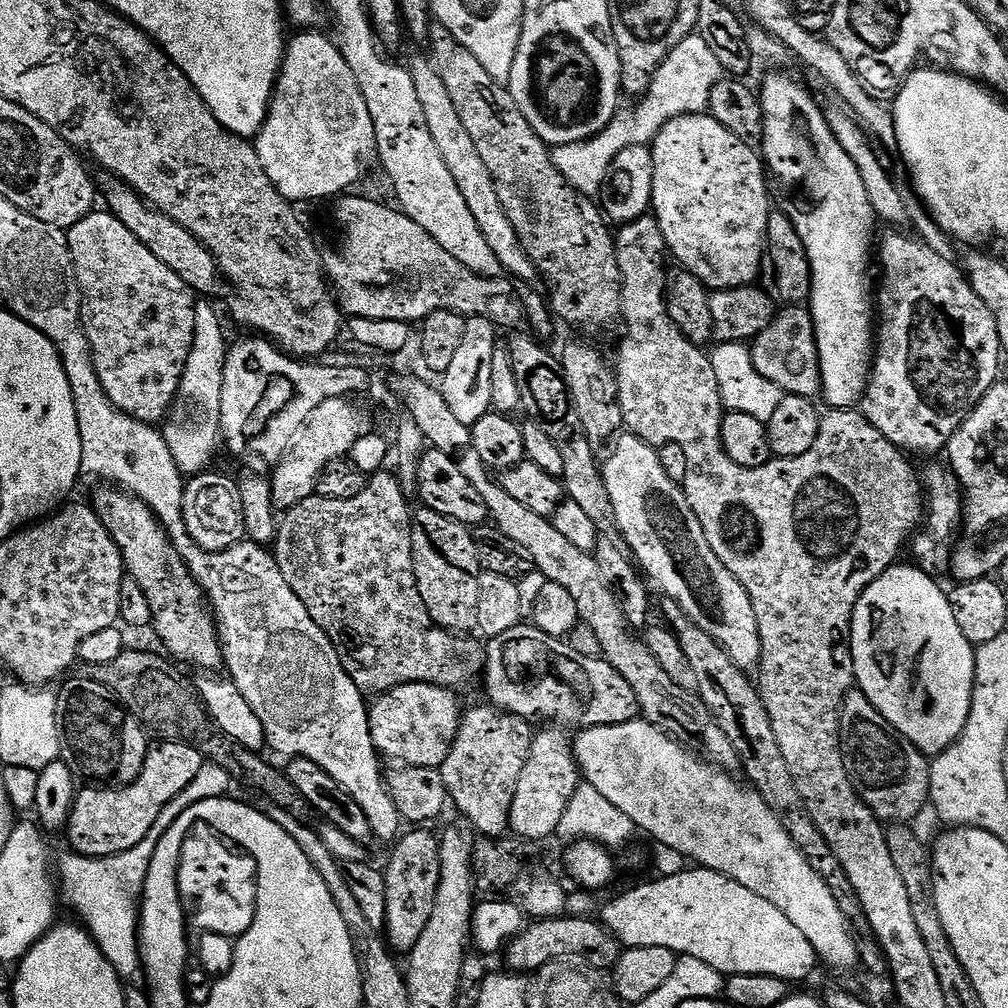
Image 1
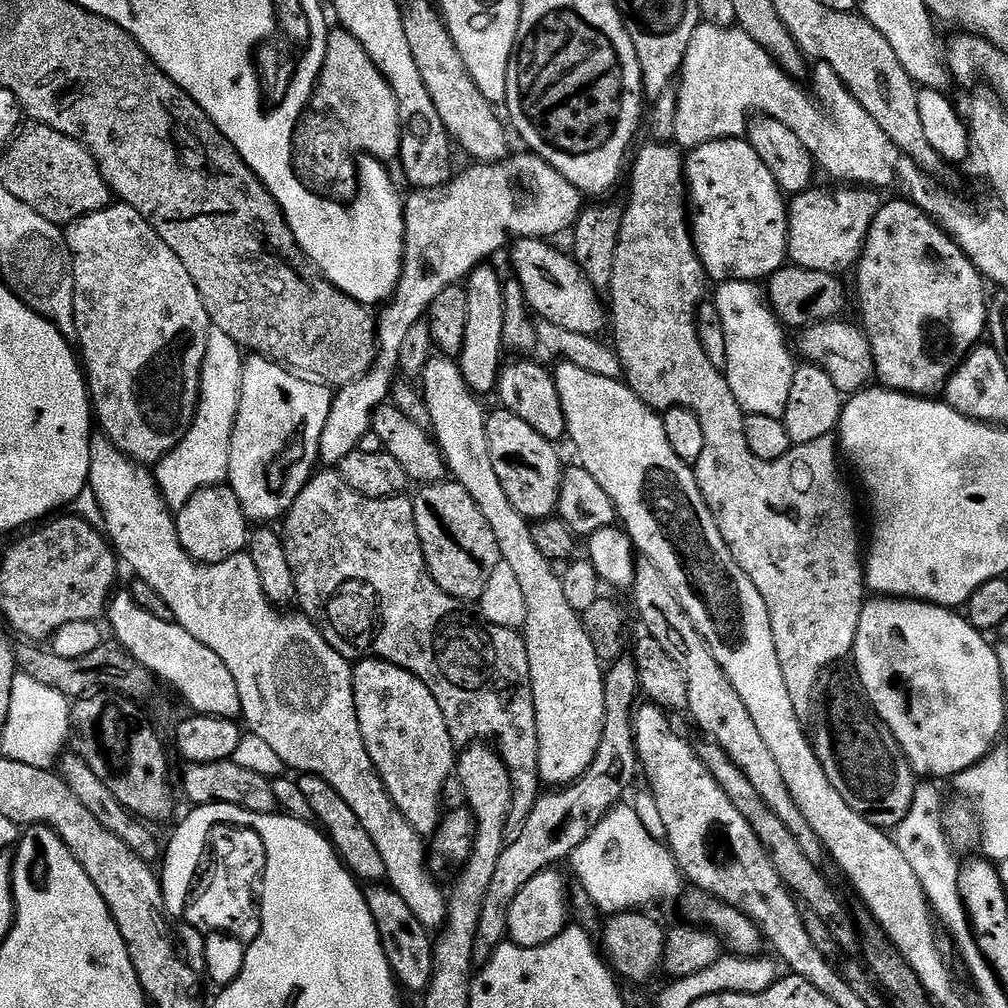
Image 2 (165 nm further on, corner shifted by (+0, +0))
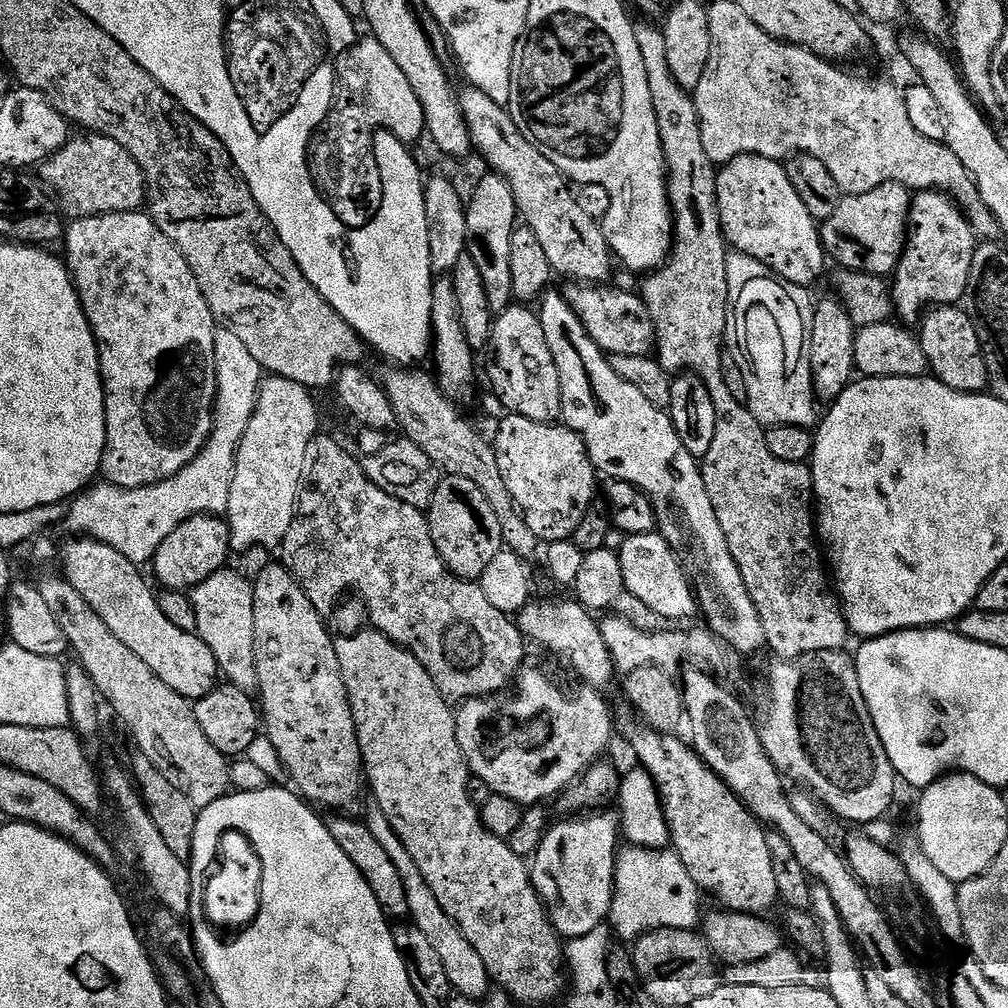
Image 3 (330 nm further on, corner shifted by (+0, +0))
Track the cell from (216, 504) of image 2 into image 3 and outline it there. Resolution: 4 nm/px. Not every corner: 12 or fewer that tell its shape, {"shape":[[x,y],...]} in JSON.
{"shape":[[195,516],[156,551],[168,590],[191,590],[233,555],[227,519]]}

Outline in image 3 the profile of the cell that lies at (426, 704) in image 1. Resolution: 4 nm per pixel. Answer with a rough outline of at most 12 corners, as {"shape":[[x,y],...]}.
{"shape":[[377,628],[336,640],[370,792],[517,1005],[565,945],[470,798],[456,718]]}

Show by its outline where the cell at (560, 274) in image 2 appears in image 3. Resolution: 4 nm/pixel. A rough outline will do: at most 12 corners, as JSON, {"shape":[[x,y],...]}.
{"shape":[[579,282],[562,295],[609,357],[646,356],[656,331],[632,292]]}

